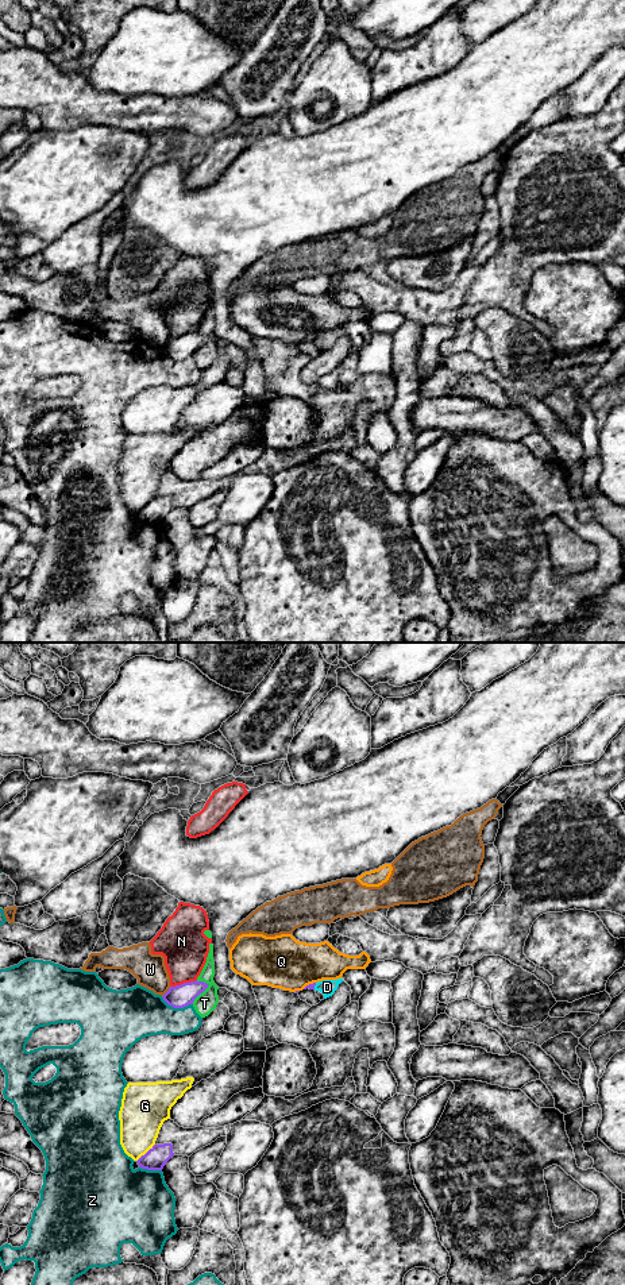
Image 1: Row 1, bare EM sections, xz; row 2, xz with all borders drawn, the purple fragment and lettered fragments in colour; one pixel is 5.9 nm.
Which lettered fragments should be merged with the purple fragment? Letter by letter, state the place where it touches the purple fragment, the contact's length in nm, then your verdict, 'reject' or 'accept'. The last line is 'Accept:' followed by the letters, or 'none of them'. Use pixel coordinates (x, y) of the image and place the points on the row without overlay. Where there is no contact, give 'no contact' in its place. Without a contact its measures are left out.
D: contact xz (315, 336); length 40 nm; reject
G: contact xz (146, 505); length 160 nm; reject
N: contact xz (184, 335); length 160 nm; reject
Q: contact xz (309, 336); length 90 nm; reject
T: contact xz (200, 344); length 160 nm; reject
W: contact xz (168, 343); length 90 nm; reject
Z: contact xz (177, 359); length 200 nm; reject
Accept: none of them

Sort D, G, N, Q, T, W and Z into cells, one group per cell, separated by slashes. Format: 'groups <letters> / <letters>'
groups D / G / N / Q / T / W / Z

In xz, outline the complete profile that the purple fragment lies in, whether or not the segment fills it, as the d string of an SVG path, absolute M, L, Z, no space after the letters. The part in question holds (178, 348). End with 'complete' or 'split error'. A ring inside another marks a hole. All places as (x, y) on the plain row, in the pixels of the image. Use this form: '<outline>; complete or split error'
M197 332L184 335L181 337L170 339L162 350L169 358L174 360L184 360L193 356L194 351L202 346L208 337L209 336Z; complete

